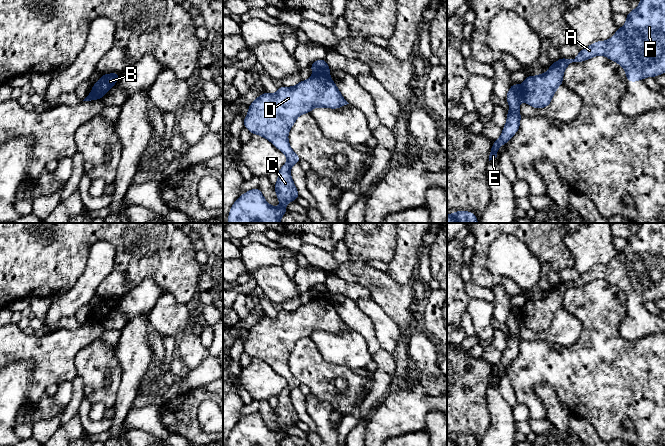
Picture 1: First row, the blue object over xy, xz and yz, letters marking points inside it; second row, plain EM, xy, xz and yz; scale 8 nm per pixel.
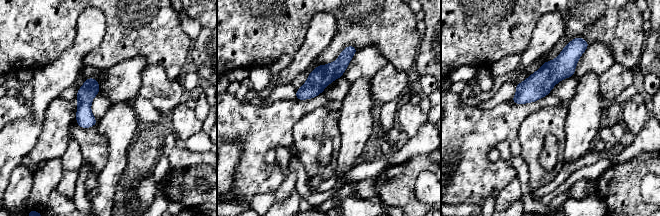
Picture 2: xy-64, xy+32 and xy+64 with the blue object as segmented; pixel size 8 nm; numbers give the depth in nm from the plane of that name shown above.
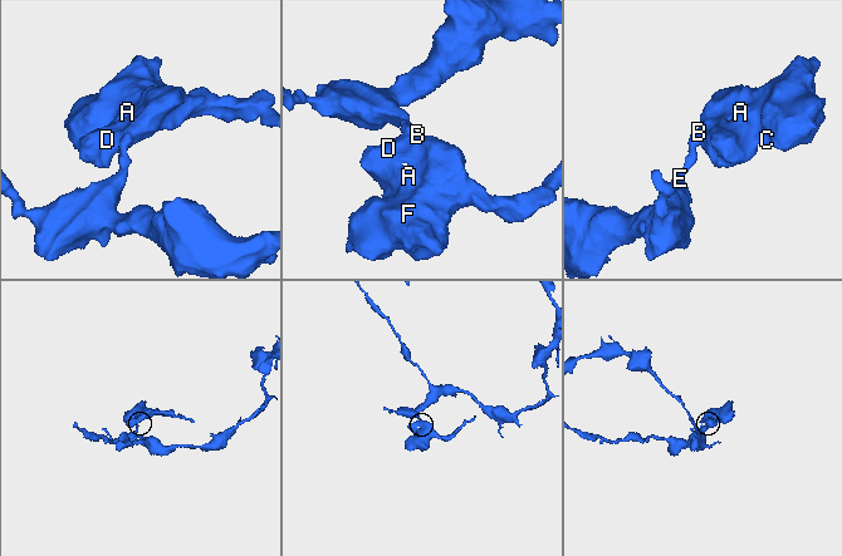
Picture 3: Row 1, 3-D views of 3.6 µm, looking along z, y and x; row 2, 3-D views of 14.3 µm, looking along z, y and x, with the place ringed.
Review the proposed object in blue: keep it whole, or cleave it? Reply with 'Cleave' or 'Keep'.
Cleave

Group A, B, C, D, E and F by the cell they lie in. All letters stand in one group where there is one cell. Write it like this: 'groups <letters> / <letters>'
groups A B C D F / E

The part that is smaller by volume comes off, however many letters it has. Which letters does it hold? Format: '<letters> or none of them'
A, B, C, D, F

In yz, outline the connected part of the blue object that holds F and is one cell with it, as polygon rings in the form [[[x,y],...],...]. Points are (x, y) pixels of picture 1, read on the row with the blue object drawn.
[[[641,0],[635,10],[626,16],[626,23],[608,41],[596,41],[580,50],[574,59],[560,58],[548,71],[537,76],[526,76],[522,84],[524,101],[534,108],[549,106],[556,89],[563,84],[563,74],[572,62],[582,62],[597,55],[604,55],[619,63],[625,70],[627,82],[636,82],[645,77],[665,73],[665,0]]]

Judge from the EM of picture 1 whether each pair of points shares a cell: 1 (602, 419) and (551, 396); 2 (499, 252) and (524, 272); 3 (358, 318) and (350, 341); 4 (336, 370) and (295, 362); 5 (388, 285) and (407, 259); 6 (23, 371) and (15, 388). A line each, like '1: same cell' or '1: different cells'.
1: different cells
2: same cell
3: different cells
4: same cell
5: different cells
6: same cell

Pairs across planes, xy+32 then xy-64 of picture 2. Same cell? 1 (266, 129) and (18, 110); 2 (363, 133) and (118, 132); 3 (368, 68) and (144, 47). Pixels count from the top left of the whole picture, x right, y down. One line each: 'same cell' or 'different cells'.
1: same cell
2: same cell
3: different cells

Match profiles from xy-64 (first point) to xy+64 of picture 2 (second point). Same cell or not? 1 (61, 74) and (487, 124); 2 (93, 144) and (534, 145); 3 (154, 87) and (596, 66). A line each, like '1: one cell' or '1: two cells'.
1: two cells
2: one cell
3: two cells

